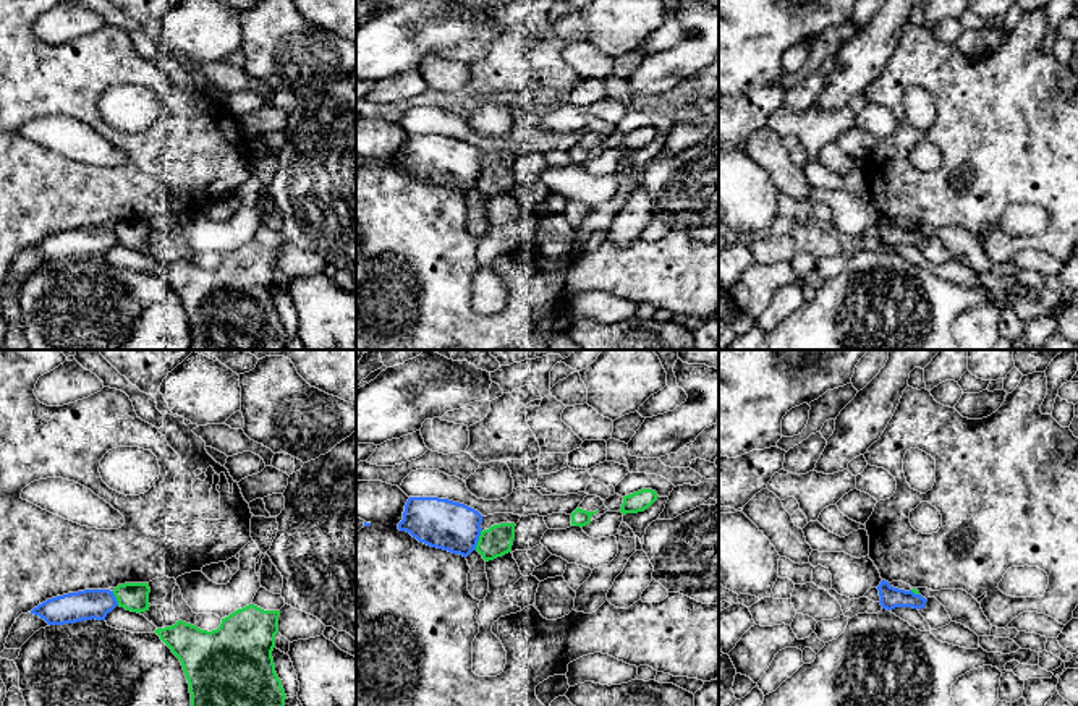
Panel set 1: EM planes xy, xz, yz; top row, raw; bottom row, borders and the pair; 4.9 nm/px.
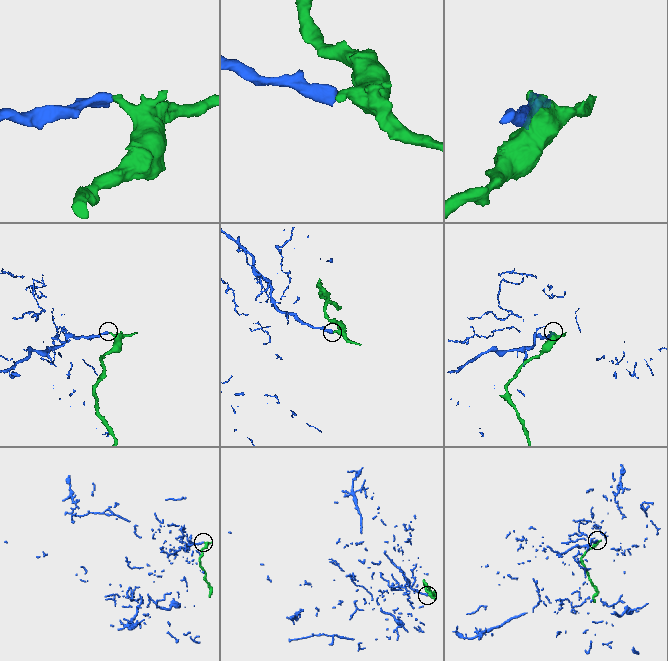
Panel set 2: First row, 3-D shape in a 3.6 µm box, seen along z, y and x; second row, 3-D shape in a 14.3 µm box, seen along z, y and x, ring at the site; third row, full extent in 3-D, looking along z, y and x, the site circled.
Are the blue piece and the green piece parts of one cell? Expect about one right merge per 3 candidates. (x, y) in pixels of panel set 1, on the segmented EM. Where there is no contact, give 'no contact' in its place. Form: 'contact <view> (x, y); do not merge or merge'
contact xz (478, 540); do not merge

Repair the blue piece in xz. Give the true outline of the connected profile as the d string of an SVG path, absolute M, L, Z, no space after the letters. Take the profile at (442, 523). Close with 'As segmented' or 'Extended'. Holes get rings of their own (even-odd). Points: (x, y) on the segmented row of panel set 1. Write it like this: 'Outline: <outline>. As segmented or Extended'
Outline: M410 497L400 531L419 542L468 557L476 551L482 515L460 502L439 497Z. As segmented

